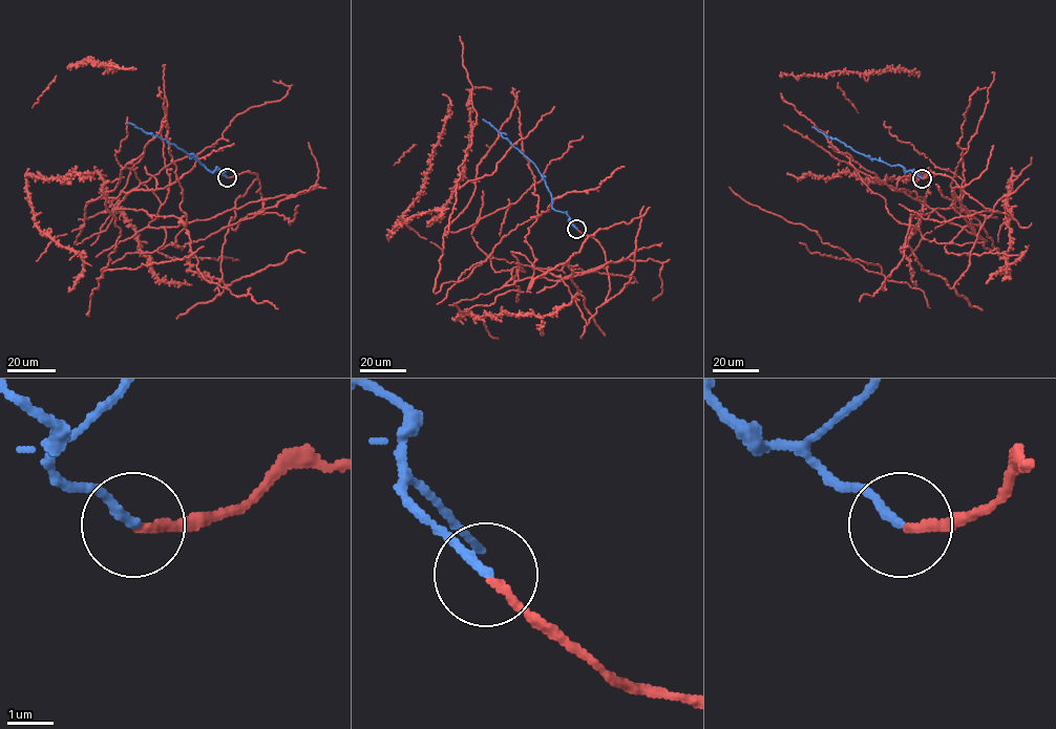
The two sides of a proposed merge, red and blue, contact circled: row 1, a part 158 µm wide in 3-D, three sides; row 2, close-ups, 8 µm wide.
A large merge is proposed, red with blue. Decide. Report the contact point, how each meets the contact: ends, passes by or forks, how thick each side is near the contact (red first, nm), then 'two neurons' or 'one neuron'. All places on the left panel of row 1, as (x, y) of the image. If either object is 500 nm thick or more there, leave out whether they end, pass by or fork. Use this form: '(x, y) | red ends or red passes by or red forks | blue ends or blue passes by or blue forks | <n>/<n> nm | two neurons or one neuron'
(227, 177) | red ends | blue ends | 180/200 nm | one neuron

